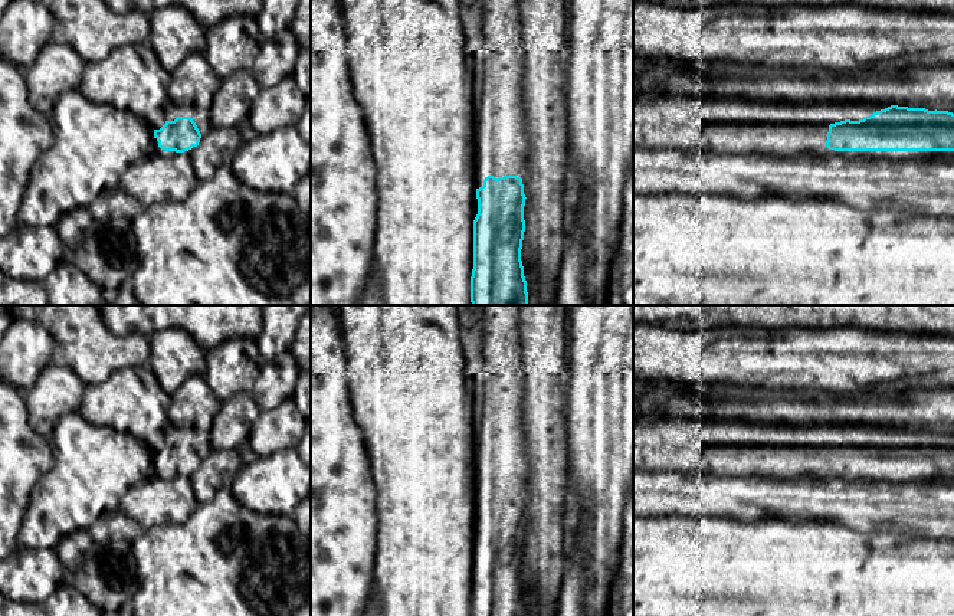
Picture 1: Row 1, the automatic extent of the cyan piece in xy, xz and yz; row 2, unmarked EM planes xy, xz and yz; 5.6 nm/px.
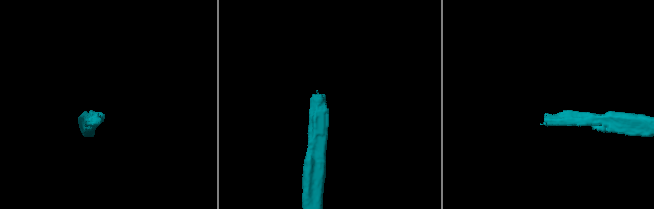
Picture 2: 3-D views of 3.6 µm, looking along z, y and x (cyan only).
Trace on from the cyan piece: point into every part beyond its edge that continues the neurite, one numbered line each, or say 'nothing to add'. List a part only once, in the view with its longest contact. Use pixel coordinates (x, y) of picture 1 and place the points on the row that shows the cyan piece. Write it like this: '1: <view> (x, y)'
1: yz (734, 125)

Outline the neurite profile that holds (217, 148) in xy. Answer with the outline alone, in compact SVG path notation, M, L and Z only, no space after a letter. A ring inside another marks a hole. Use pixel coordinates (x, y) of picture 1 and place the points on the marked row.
M213 127L190 153L197 180L207 180L222 166L230 167L243 142L237 127Z

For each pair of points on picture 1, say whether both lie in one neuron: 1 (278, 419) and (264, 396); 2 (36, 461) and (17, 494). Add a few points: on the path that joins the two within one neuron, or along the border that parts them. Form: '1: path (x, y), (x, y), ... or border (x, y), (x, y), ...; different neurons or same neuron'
1: border (291, 396), (261, 412); different neurons
2: path (28, 469), (17, 479), (17, 485); same neuron

